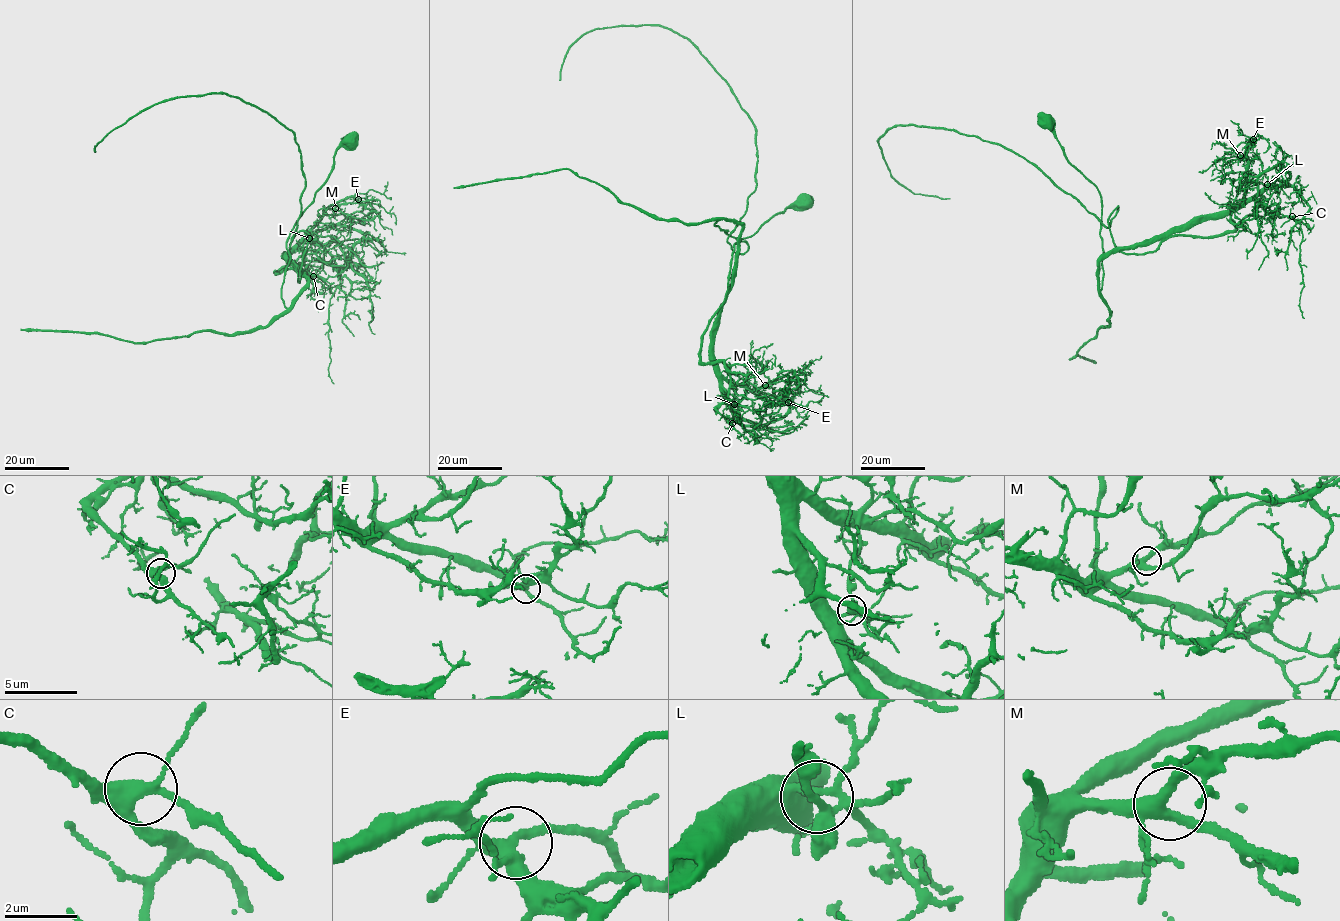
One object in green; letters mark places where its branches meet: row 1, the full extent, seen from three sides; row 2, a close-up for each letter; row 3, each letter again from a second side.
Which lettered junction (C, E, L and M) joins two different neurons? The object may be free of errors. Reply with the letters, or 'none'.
L

